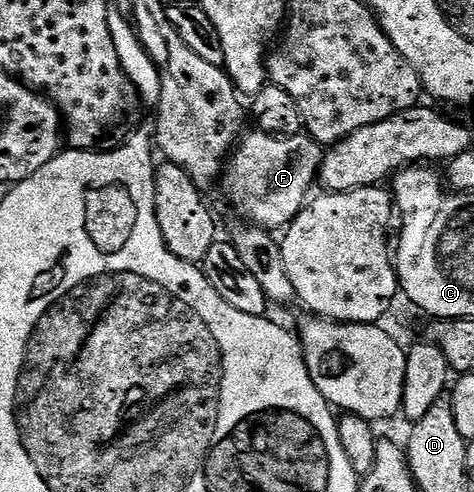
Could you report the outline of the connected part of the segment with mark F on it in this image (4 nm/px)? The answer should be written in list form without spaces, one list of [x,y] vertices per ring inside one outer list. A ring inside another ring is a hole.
[[[254,128],[241,135],[228,161],[224,166],[224,173],[220,178],[220,187],[226,193],[228,201],[234,205],[234,210],[242,218],[247,218],[249,225],[261,228],[267,232],[281,231],[290,225],[290,221],[302,211],[311,197],[310,185],[315,185],[318,170],[322,167],[323,147],[305,133],[294,134],[290,138],[280,138],[276,134],[266,134]]]

